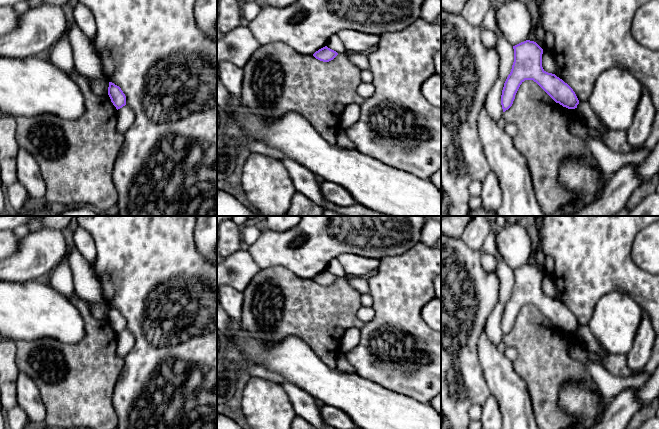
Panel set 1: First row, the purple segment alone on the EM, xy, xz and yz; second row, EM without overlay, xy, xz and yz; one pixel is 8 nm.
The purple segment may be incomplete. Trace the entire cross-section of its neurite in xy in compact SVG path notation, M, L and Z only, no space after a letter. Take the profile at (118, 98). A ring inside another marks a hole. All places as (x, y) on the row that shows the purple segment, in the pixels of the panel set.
M109 82L108 95L117 110L126 105L125 94L119 86L115 85L112 82Z

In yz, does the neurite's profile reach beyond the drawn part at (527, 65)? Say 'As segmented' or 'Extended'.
As segmented

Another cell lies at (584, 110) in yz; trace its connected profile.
M588 101L579 103L576 109L577 114L584 121L587 127L594 128L602 133L608 130L602 123L602 121L593 112Z

